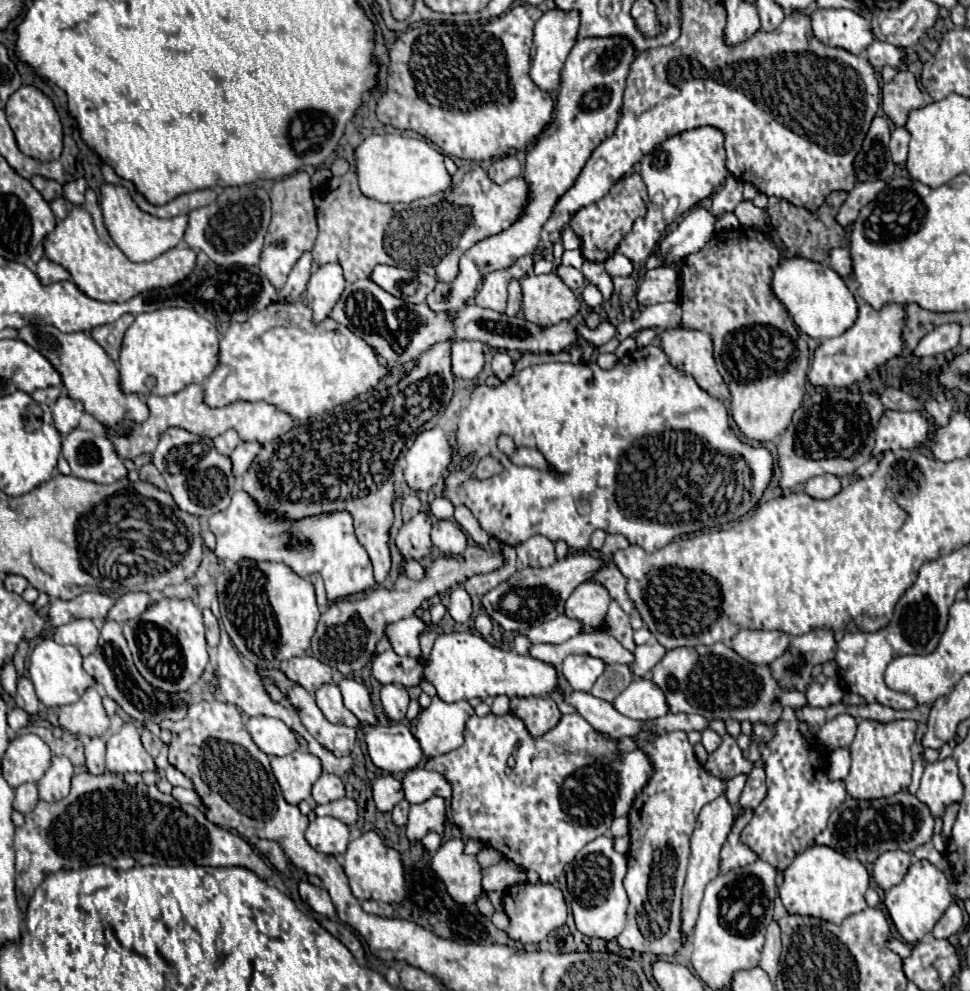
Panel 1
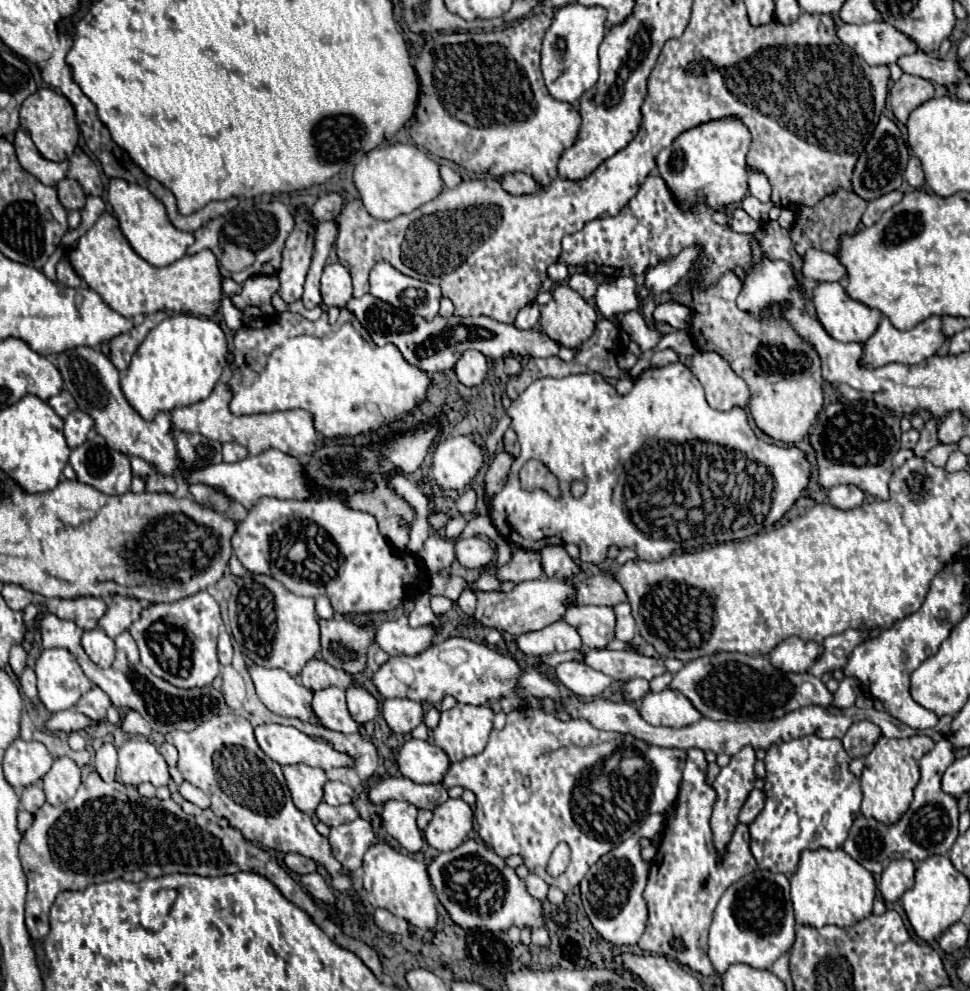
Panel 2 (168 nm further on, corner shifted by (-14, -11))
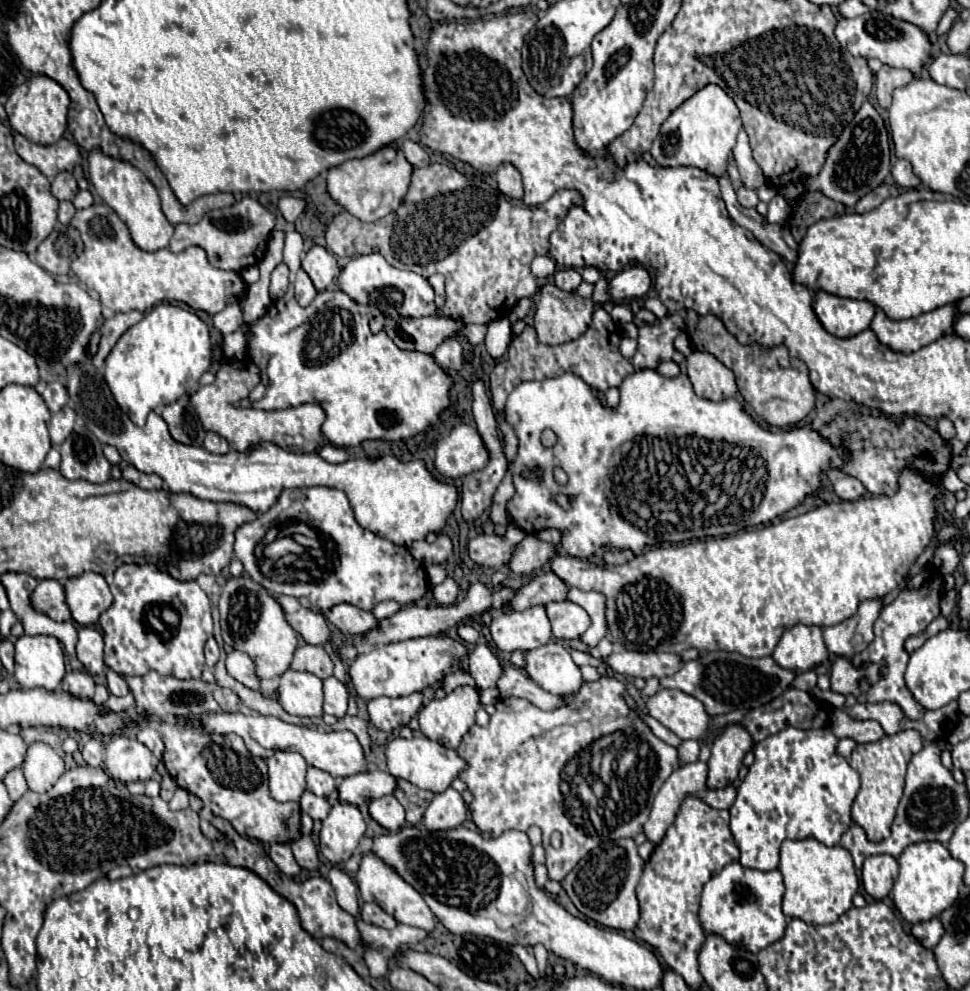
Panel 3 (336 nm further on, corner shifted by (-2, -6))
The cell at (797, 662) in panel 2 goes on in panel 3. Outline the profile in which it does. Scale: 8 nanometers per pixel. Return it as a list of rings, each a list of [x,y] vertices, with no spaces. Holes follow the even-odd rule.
[[[798,623],[786,629],[772,657],[780,667],[786,667],[790,671],[808,671],[824,663],[830,653],[824,645],[822,627]]]

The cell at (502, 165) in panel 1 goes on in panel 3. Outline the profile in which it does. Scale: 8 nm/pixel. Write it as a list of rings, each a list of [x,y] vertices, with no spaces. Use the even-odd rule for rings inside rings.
[[[502,163],[496,171],[496,183],[504,195],[510,199],[522,199],[522,179],[520,171],[512,163]]]

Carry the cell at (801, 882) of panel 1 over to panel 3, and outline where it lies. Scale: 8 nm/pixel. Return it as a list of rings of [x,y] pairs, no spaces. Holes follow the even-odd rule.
[[[816,839],[784,841],[780,847],[778,871],[784,877],[784,915],[790,919],[802,919],[810,925],[834,923],[842,913],[852,907],[852,897],[858,891],[858,877],[850,853],[840,847],[826,847]]]

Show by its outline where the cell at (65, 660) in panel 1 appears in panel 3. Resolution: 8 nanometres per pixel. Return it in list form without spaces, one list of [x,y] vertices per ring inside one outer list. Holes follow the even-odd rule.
[[[20,635],[14,647],[14,677],[22,687],[58,689],[66,675],[64,653],[58,639],[52,635]]]

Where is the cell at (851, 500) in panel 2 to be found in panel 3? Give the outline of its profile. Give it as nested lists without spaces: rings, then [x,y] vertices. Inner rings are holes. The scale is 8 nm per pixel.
[[[838,475],[838,479],[834,481],[834,493],[840,497],[840,499],[860,499],[864,493],[866,493],[866,487],[856,479],[856,477],[850,477],[850,475]]]

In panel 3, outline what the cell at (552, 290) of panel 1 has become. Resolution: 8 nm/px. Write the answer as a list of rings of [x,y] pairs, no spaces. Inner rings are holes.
[[[546,283],[540,289],[540,301],[536,303],[536,313],[534,313],[534,329],[538,333],[538,341],[544,345],[560,345],[578,339],[588,329],[592,321],[592,311],[594,311],[592,299],[584,299],[574,291],[568,293],[552,283]]]

